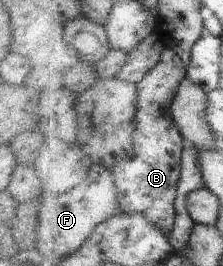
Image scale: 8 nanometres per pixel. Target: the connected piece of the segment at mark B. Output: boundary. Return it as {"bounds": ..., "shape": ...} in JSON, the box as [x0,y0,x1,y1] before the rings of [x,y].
{"bounds":[115,49,187,235],"shape":[[[167,49],[163,61],[141,81],[139,85],[139,113],[137,113],[137,131],[133,157],[117,163],[115,177],[119,187],[119,197],[123,209],[131,207],[145,219],[159,227],[163,233],[171,235],[177,219],[177,197],[179,181],[183,175],[183,135],[173,119],[173,101],[179,93],[183,79],[187,79],[185,62],[175,49]]]}

